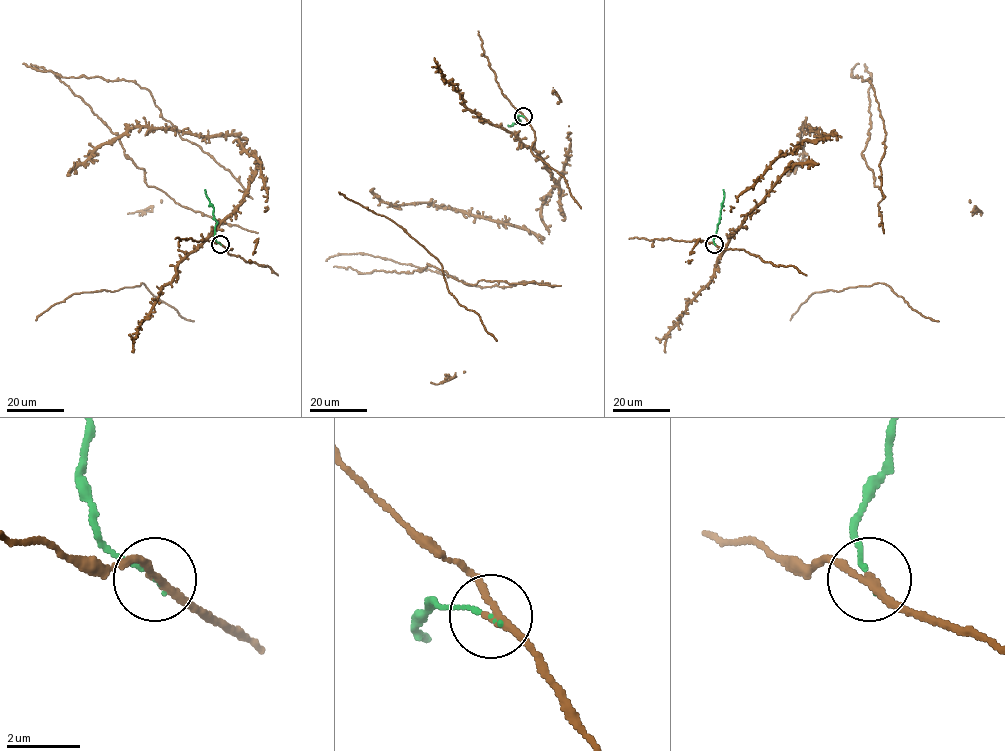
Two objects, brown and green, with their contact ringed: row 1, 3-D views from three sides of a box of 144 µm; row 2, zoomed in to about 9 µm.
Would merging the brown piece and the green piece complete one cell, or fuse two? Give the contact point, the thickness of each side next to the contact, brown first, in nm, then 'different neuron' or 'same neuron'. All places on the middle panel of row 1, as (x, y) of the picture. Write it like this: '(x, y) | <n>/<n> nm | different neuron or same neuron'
(523, 116) | 200/100 nm | same neuron

